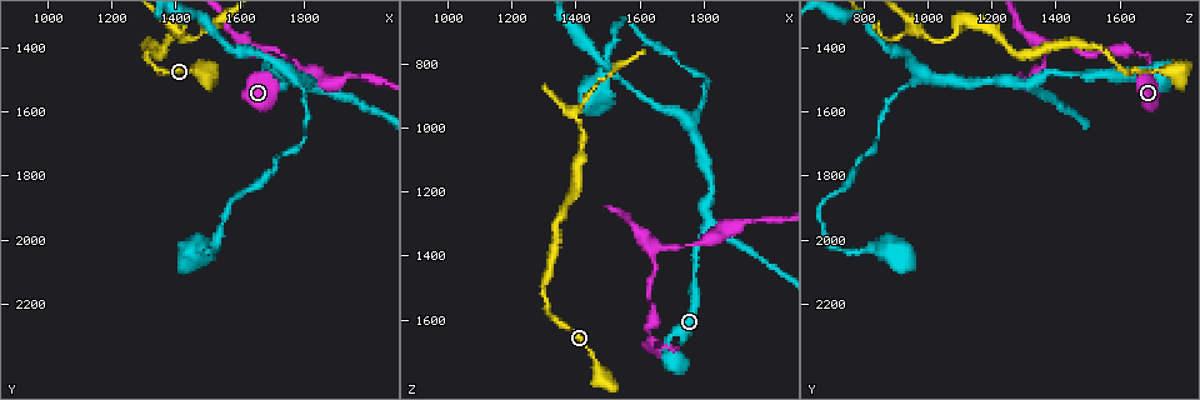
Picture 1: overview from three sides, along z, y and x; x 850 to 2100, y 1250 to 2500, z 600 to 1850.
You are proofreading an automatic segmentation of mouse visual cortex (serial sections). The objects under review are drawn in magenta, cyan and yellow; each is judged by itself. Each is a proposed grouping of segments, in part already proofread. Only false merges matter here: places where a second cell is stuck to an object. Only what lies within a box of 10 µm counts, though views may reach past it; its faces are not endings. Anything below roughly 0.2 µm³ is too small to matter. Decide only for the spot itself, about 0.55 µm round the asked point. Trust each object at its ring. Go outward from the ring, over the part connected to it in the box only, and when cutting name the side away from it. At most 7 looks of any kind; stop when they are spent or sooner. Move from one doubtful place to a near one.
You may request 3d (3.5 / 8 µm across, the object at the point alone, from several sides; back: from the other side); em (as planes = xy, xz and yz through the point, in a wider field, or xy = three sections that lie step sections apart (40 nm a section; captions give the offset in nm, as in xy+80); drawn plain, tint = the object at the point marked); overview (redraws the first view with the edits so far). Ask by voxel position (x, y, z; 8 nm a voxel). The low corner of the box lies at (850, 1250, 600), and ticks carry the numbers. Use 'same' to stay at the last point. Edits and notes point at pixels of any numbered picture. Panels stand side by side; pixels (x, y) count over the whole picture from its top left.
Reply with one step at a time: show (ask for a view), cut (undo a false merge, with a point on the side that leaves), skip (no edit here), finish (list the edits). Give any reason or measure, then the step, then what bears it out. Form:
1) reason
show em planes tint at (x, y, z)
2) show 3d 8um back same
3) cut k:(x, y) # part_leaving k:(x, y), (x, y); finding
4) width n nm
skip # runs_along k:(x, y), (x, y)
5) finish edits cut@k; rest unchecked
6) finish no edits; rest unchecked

a fork
show 3d 8um at (1400, 1350, 970)

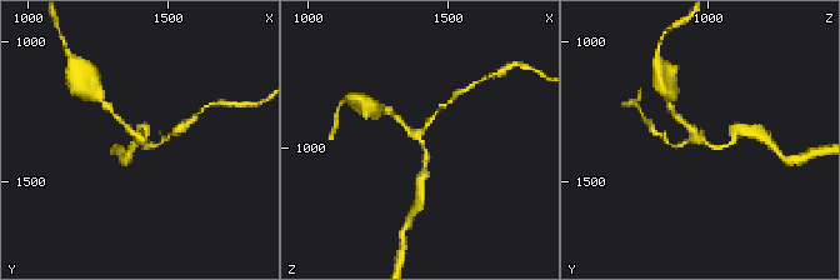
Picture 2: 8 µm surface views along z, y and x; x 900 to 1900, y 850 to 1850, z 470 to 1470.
zoom in
show 3d 3.5um back same

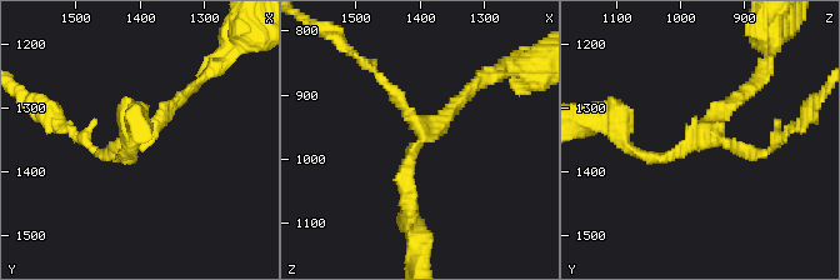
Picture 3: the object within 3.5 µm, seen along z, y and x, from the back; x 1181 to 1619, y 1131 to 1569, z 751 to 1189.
arms 3; arm_widths 150, 150, 150 nm; now the EM
show em xy step 1 tint at (1400, 1350, 965)

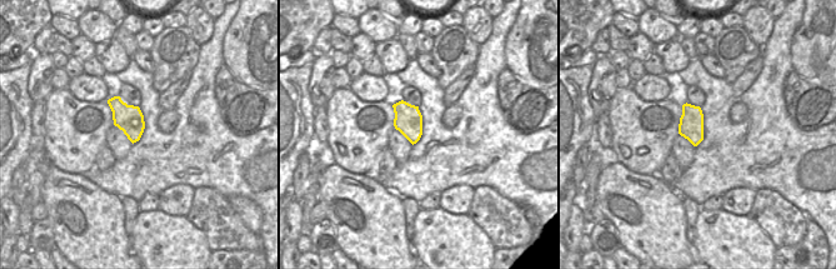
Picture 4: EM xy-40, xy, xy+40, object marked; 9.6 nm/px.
skip # runs_along 3:(409, 209), (420, 129), (378, 74); one cell here

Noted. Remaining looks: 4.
show 3d 3.5um at (1810, 1520, 1320)

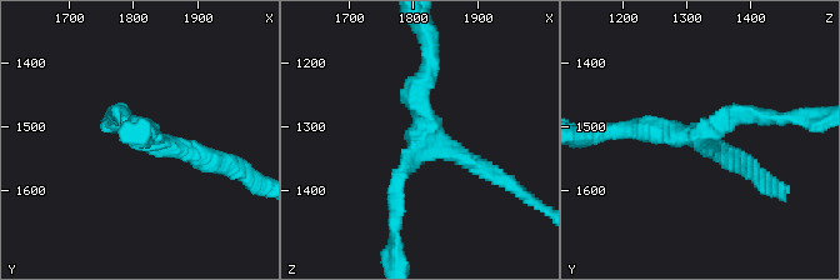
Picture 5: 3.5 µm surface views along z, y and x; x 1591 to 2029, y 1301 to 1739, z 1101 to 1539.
arms 3; arm_widths 200, 200, 250 nm
show em xy step 2 tint at (1815, 1510, 1320)

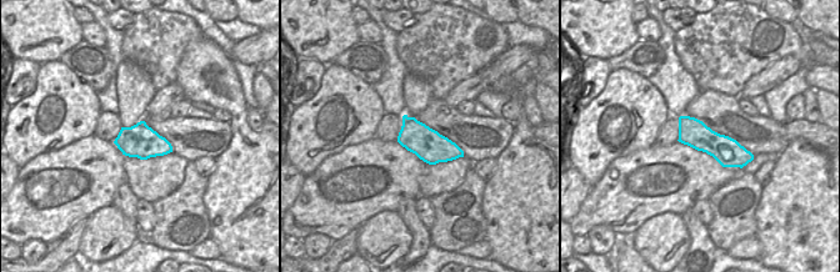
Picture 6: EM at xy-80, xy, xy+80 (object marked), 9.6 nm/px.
skip # continuous, no second cell

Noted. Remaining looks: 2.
three arms meet
show 3d 3.5um at (1630, 1390, 1400)

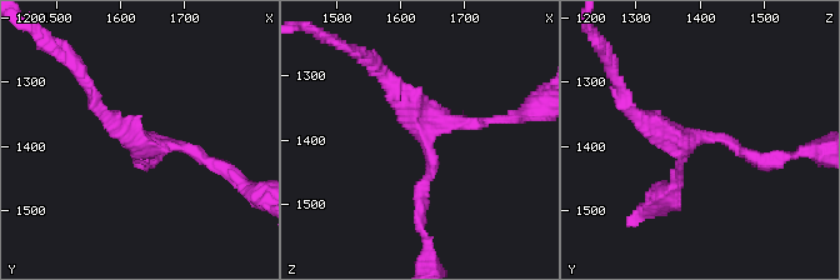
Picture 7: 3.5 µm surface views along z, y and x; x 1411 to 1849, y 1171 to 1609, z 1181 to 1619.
arms 3; arm_widths 150, 200, 250 nm; shape alone is not enough
show em planes tint at (1640, 1385, 1395)

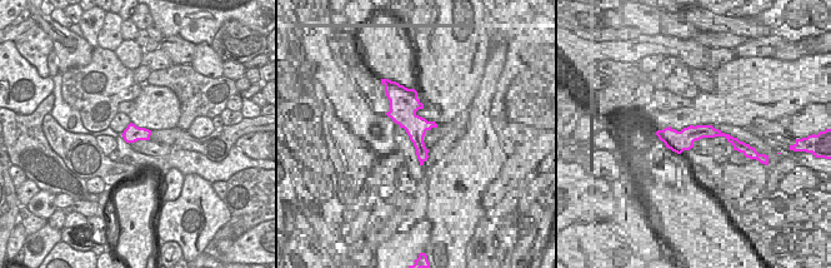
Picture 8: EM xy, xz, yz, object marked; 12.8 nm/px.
skip # runs_along 7:(769, 159), (698, 136), (679, 163); continuous, no second cell

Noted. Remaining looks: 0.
finish no edits; rest unchecked

